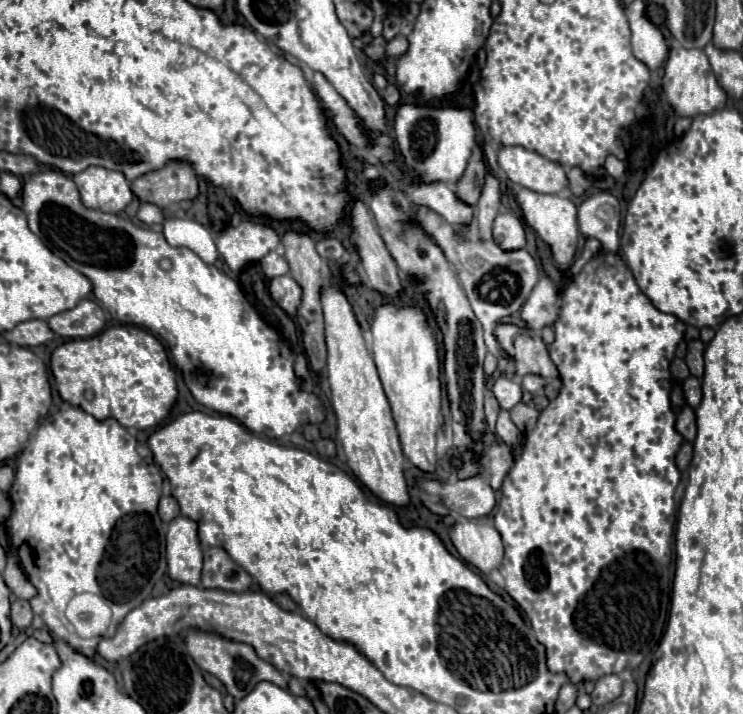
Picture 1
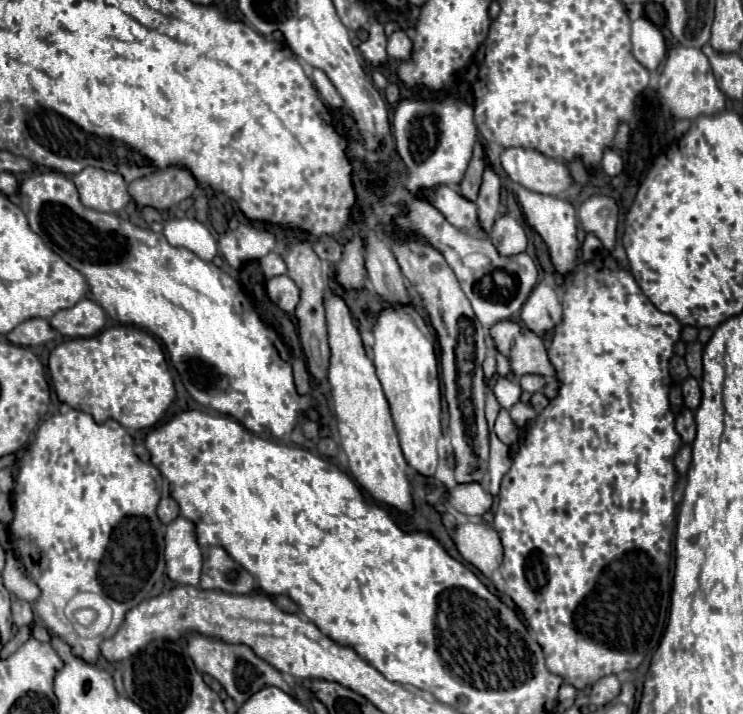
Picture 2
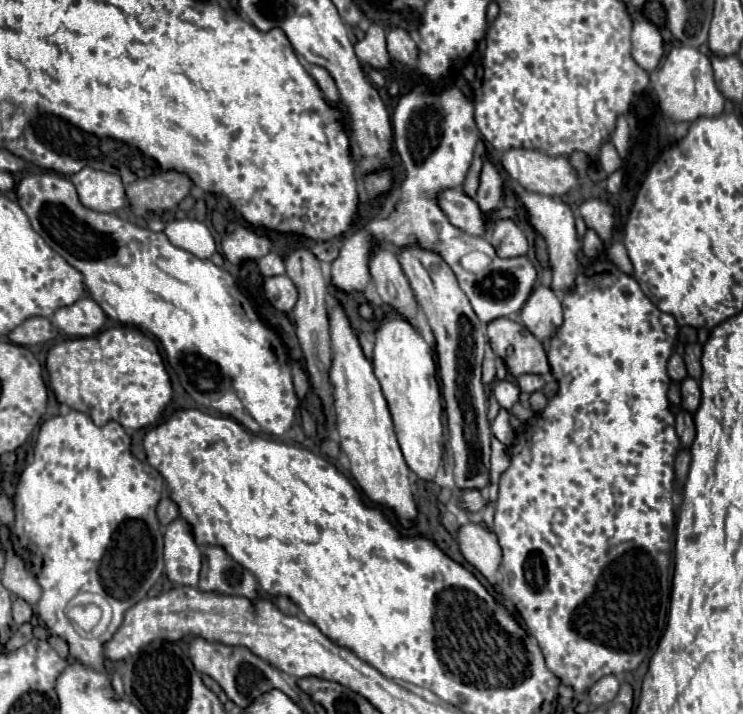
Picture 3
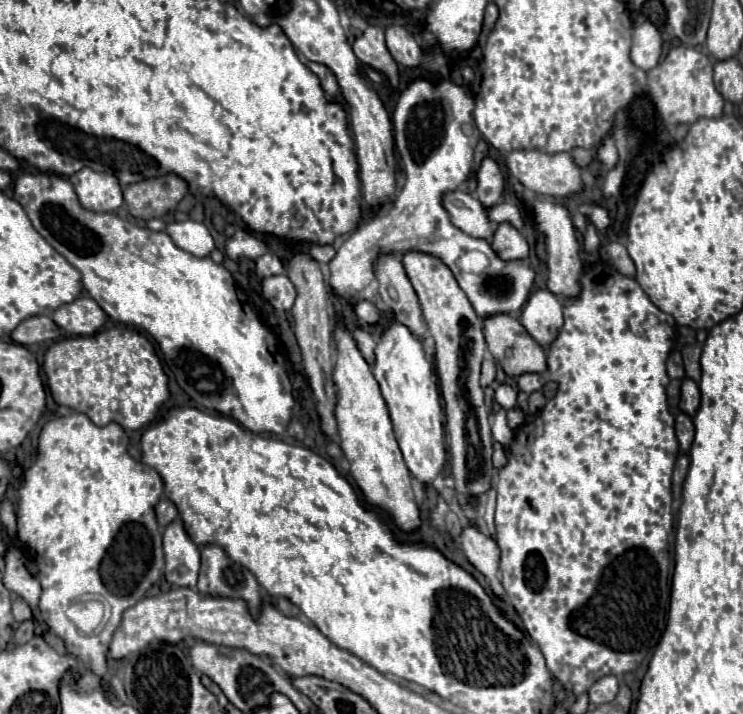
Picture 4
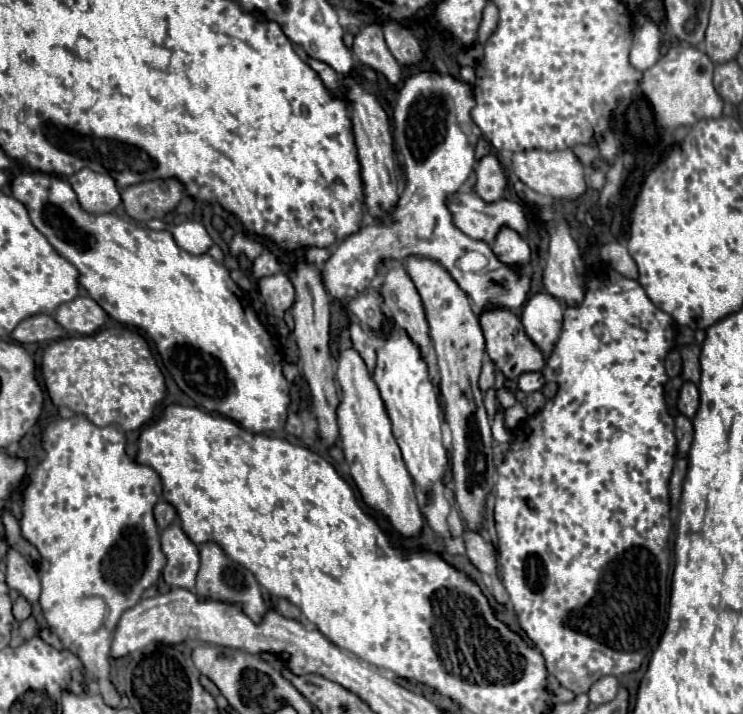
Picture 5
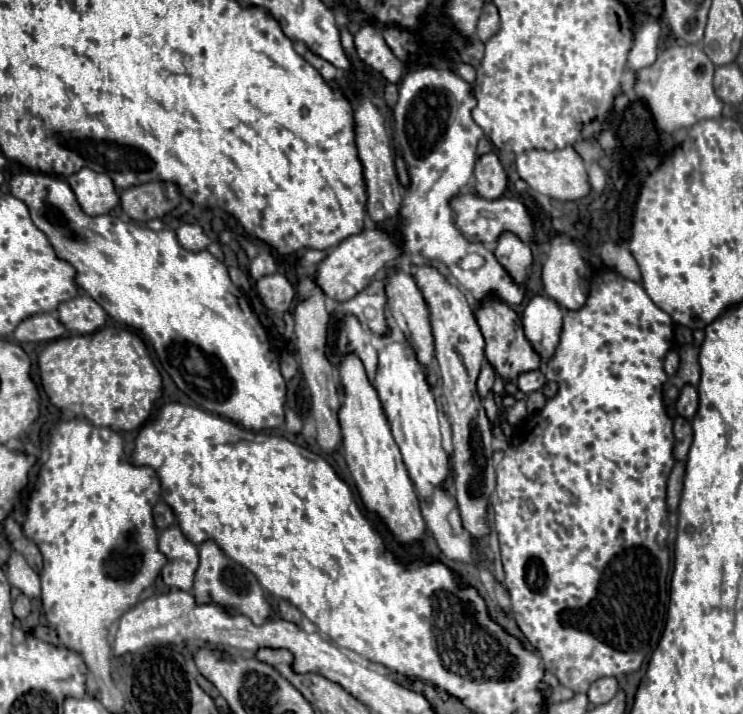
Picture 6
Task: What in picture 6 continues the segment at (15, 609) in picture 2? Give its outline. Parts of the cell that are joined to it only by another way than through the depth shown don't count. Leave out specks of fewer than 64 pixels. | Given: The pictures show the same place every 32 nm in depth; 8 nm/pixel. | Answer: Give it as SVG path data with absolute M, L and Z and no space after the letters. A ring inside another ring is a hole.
M20 594L14 602L14 616L18 620L24 620L28 614L30 614L30 600L24 594Z

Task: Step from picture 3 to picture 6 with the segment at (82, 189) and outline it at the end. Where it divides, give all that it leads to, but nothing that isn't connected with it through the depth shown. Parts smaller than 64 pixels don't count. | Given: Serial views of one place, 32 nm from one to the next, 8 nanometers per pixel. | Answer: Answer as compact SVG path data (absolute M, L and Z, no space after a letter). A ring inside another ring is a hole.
M82 168L80 172L68 178L72 192L76 194L78 204L90 216L108 214L120 200L114 190L112 178L92 172L90 168Z

